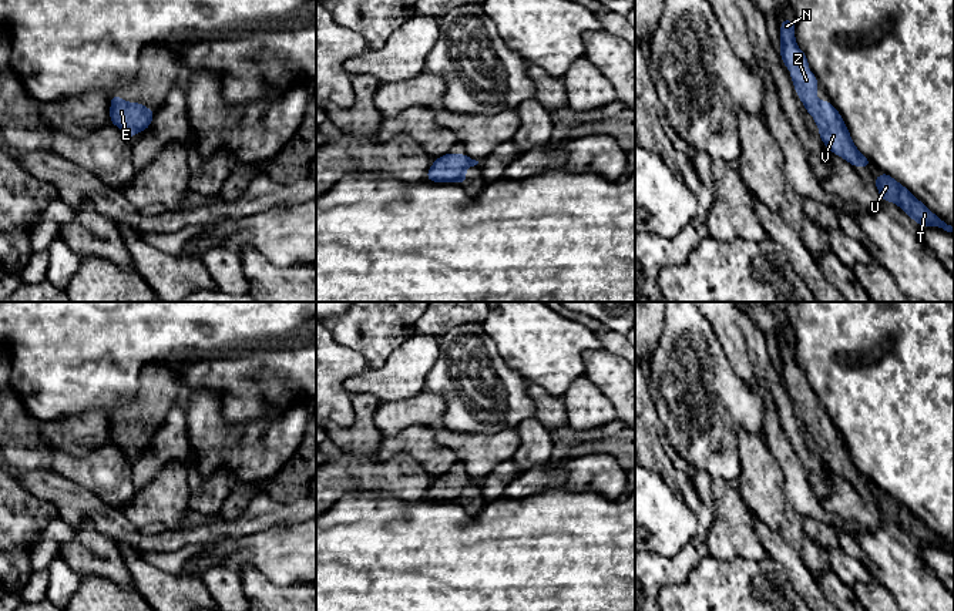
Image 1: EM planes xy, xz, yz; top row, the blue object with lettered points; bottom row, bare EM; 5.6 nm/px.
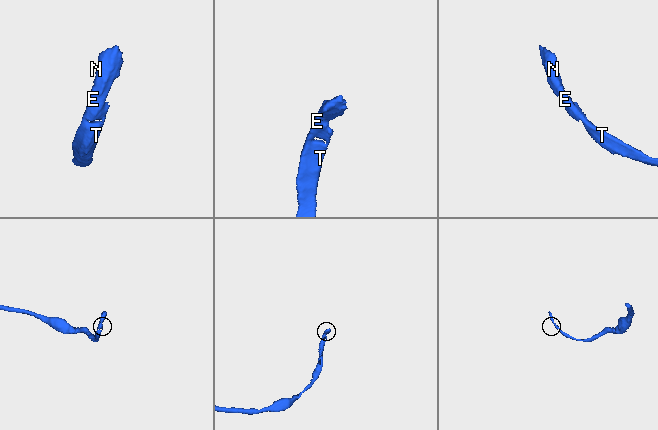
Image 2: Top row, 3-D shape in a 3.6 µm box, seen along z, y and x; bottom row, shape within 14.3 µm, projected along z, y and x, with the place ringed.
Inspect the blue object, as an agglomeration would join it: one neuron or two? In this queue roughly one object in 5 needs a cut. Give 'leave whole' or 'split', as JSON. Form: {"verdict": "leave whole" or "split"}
{"verdict": "leave whole"}

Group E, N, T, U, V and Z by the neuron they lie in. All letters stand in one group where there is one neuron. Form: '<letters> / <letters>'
E N T U V Z

